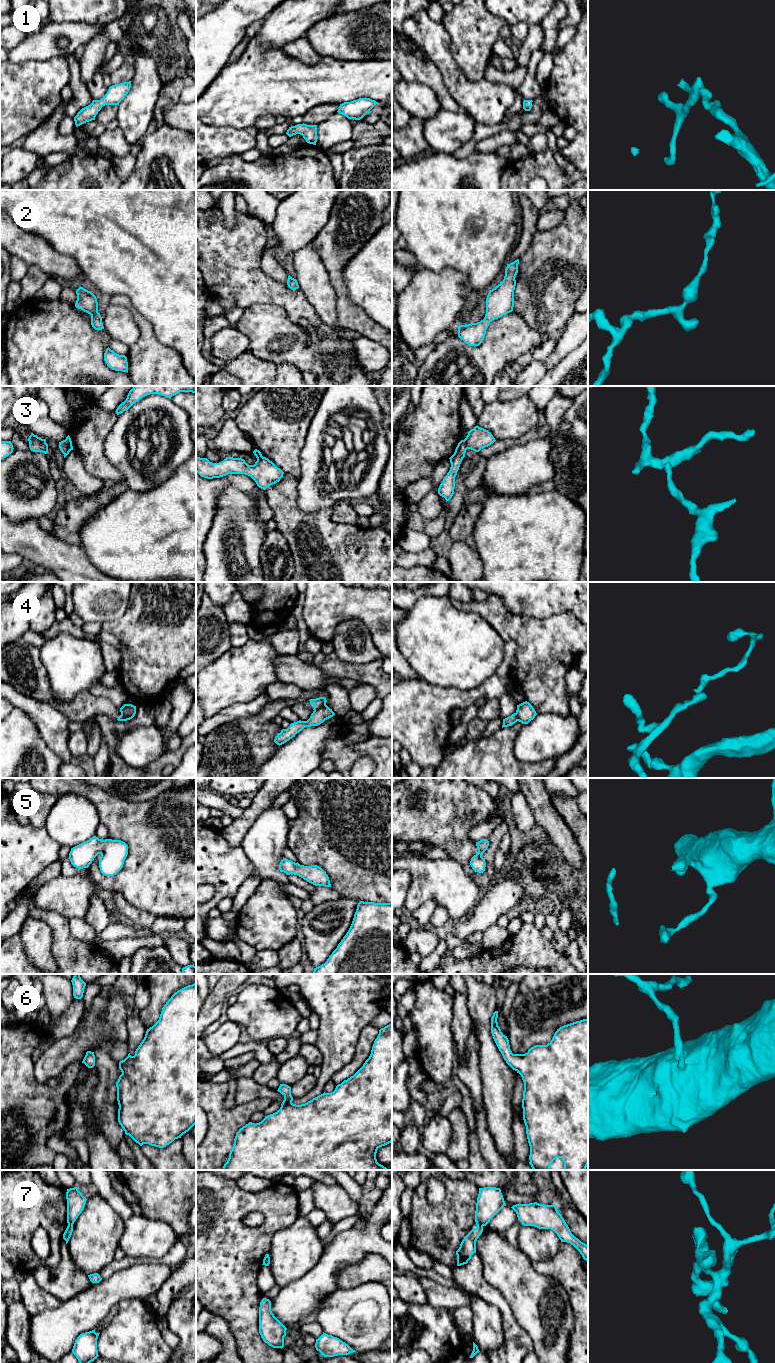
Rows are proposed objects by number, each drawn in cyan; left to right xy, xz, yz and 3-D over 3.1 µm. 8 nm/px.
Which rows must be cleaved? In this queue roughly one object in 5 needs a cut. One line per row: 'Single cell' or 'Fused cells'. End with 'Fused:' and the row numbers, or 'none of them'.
1: Single cell
2: Single cell
3: Fused cells
4: Fused cells
5: Single cell
6: Single cell
7: Fused cells
Fused: 3, 4, 7

